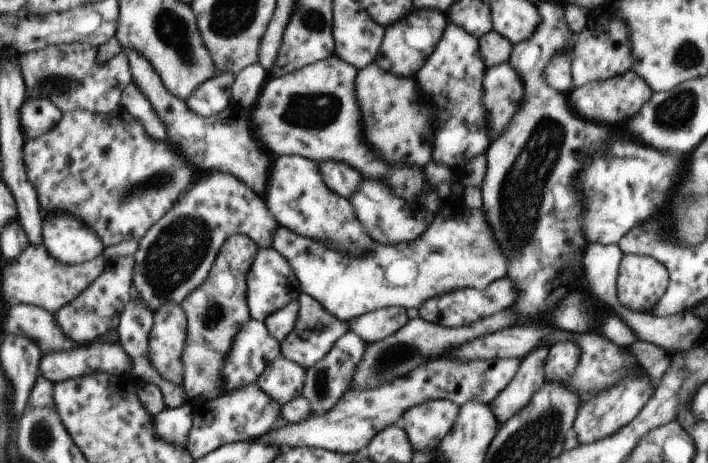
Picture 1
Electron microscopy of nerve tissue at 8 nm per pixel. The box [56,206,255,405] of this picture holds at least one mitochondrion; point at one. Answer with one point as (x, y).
(177, 255)

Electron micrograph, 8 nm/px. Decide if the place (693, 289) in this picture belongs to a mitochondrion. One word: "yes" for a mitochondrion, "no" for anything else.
no

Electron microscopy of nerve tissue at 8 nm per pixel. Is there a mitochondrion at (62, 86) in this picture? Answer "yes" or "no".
yes

